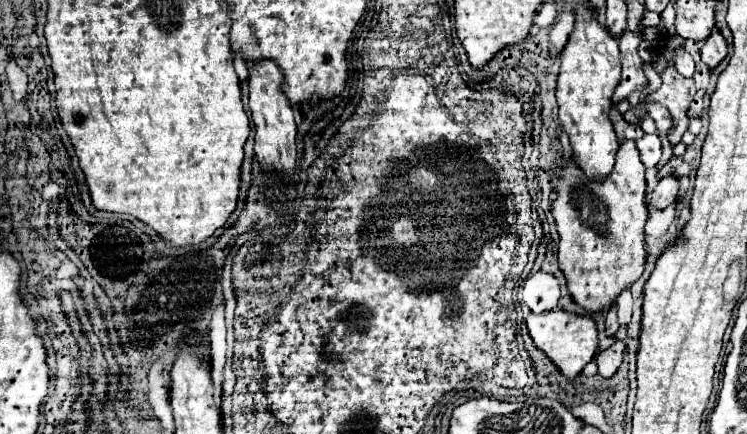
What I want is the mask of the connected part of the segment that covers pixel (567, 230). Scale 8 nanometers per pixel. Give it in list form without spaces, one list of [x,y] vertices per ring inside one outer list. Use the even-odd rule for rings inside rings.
[[[632,139],[620,143],[616,165],[604,179],[588,179],[572,155],[568,161],[562,155],[556,157],[550,183],[556,193],[552,215],[560,233],[558,265],[566,275],[572,299],[588,313],[610,307],[618,293],[644,271],[644,225],[648,219],[644,173],[646,167]]]

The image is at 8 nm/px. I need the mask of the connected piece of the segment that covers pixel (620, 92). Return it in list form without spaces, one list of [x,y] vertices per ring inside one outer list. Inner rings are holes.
[[[624,31],[618,41],[620,41],[620,63],[622,63],[622,79],[614,91],[614,103],[626,99],[636,87],[646,85],[646,77],[642,71],[642,59],[638,55],[638,45],[642,43],[642,33],[634,31]]]

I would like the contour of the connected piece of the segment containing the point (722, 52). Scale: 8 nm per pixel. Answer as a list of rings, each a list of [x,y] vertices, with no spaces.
[[[712,31],[710,37],[704,41],[702,51],[700,51],[702,61],[704,61],[710,69],[714,69],[714,67],[716,67],[716,65],[726,57],[726,53],[728,53],[726,39],[722,37],[720,31]]]

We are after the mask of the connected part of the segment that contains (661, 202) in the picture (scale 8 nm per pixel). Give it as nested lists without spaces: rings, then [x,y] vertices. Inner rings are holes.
[[[668,175],[668,177],[660,179],[656,189],[650,193],[648,207],[666,209],[668,205],[672,205],[676,201],[676,197],[678,197],[678,181],[676,181],[676,177]]]

